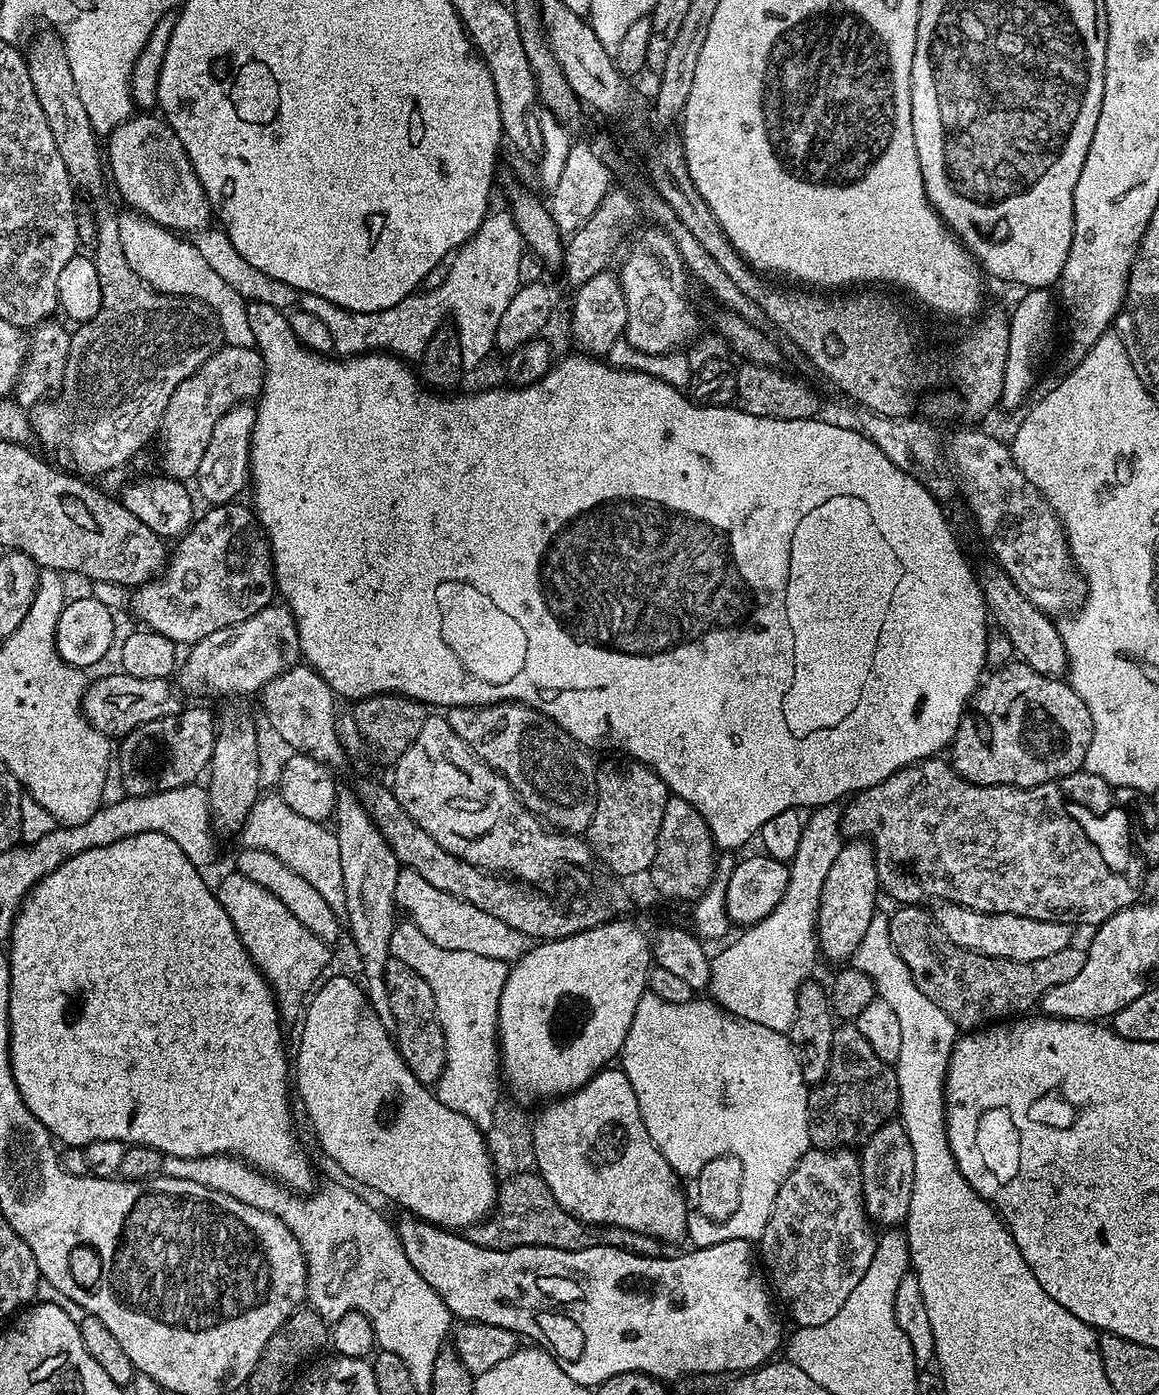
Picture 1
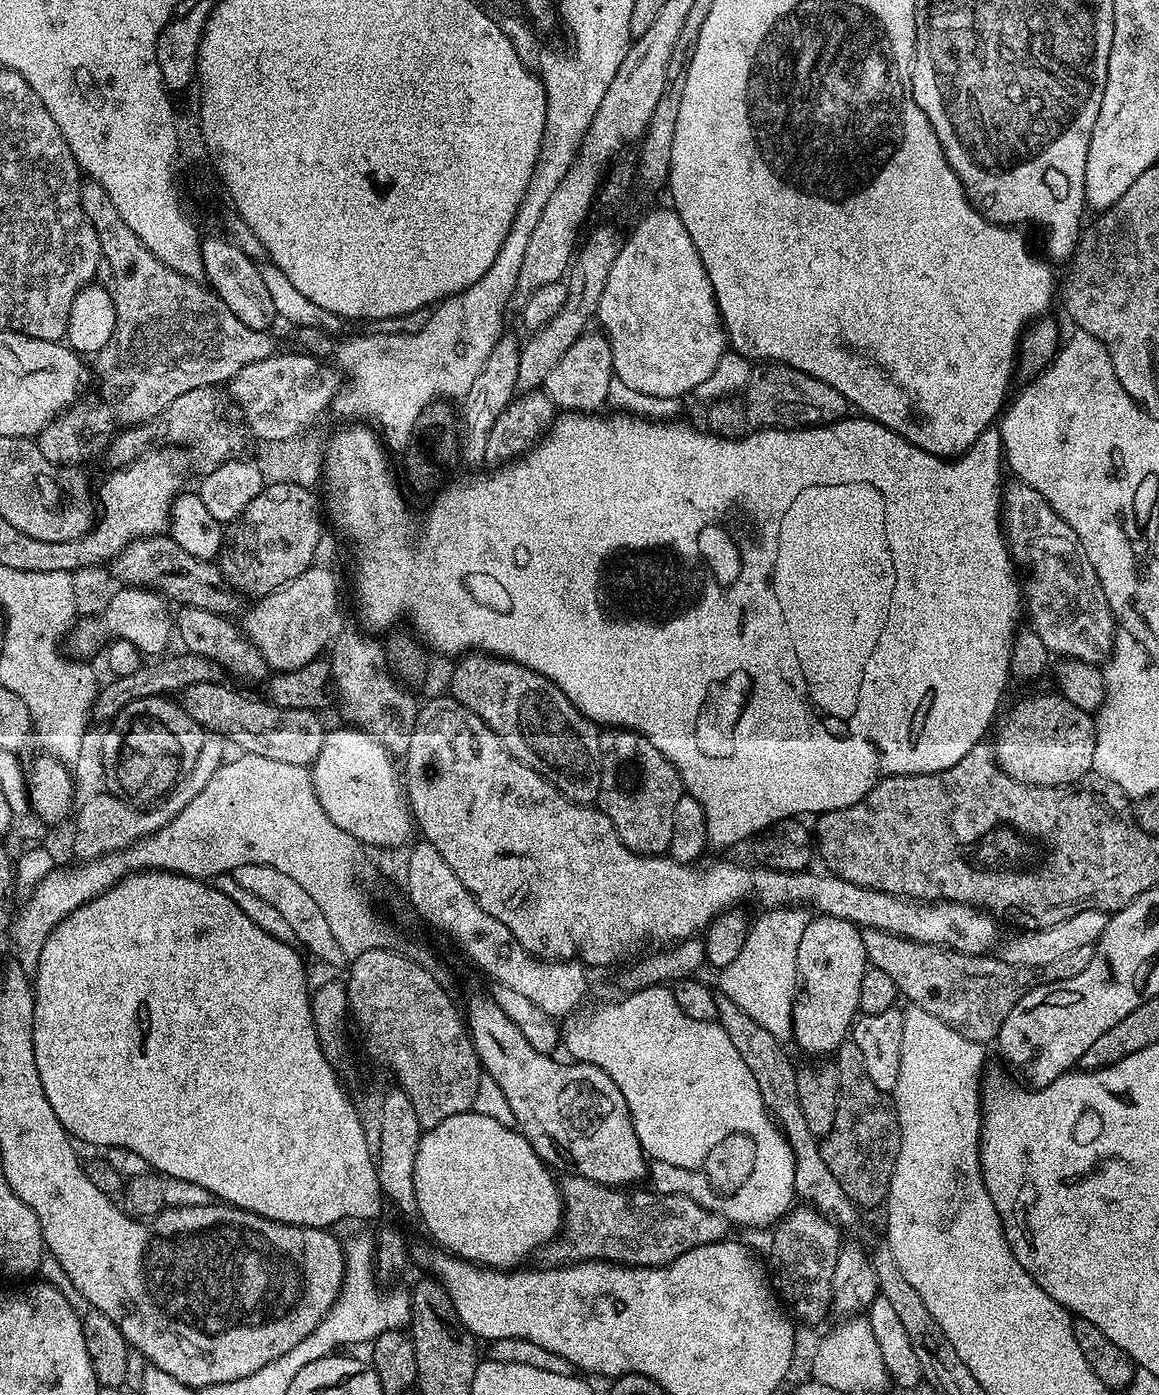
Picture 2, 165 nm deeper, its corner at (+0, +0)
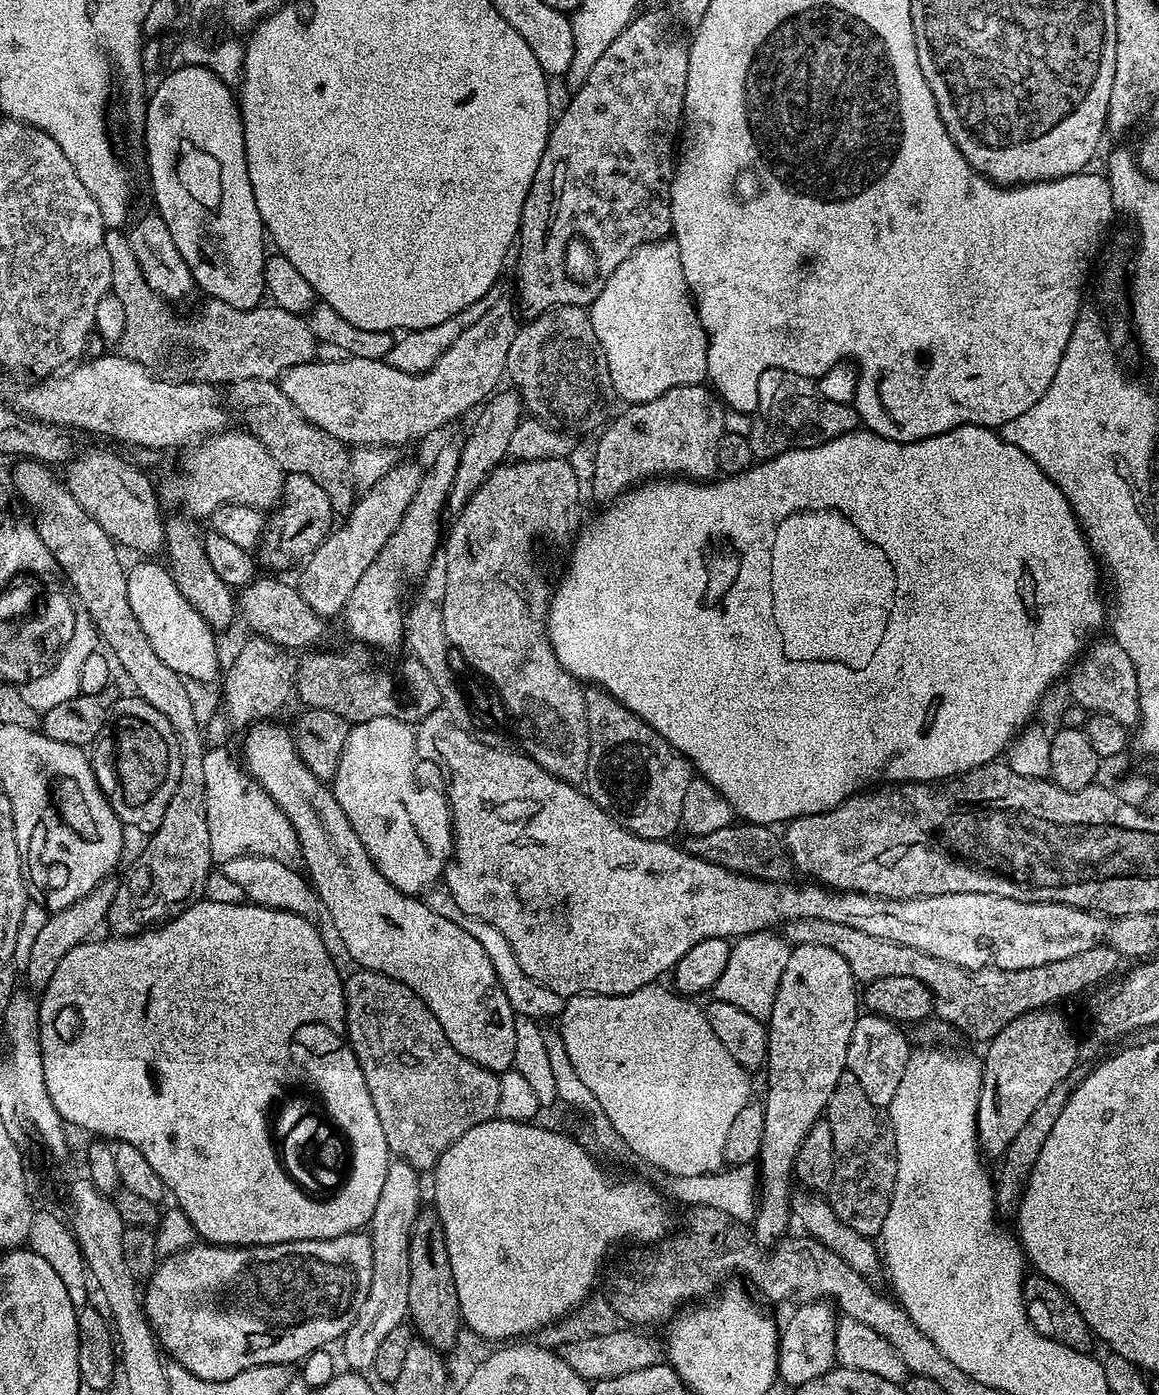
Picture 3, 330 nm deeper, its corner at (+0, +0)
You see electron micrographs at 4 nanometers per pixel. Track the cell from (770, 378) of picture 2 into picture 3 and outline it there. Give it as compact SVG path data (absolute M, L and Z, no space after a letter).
M813 394L813 396L800 396L797 400L796 397L789 399L788 405L791 414L783 426L759 427L747 436L750 450L757 461L772 460L778 454L789 452L792 448L813 448L847 432L857 431L861 427L860 416L851 403L825 400L821 395Z

